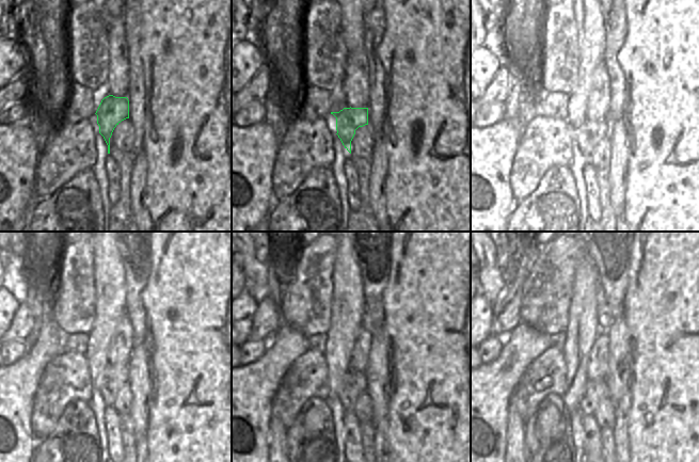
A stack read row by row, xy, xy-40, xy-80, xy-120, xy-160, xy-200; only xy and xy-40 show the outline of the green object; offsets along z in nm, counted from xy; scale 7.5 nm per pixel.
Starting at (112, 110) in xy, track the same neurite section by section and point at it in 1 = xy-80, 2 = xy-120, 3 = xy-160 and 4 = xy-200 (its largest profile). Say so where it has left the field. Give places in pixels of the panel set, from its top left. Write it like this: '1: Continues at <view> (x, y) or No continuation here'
1: Continues at xy-80 (587, 137)
2: Continues at xy-120 (112, 378)
3: Continues at xy-160 (353, 384)
4: Continues at xy-200 (596, 391).

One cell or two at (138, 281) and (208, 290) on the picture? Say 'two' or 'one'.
two

